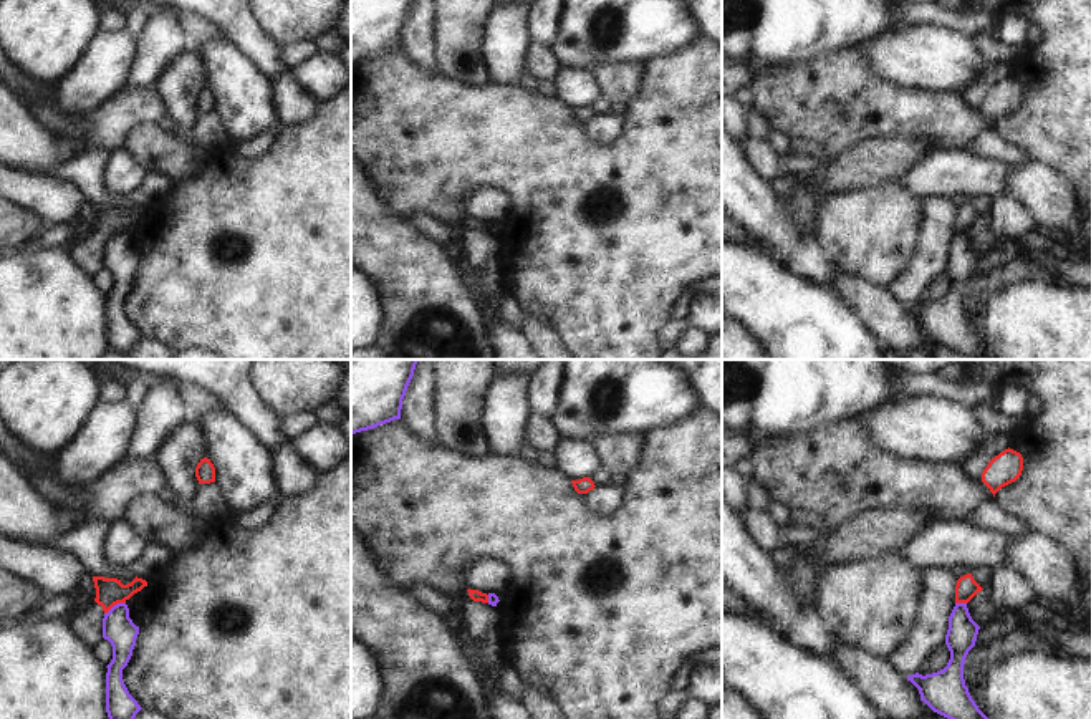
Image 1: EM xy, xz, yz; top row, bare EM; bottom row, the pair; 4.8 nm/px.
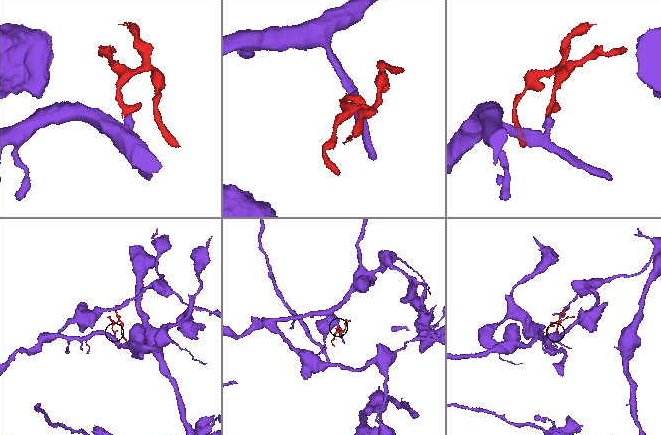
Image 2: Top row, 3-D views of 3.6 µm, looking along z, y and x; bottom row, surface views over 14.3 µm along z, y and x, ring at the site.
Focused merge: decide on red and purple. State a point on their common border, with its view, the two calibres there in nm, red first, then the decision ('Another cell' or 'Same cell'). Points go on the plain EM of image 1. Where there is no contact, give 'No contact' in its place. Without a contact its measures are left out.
Touches red at xy (115, 232). Thickness 140 nm (red) against 160 nm. Another cell

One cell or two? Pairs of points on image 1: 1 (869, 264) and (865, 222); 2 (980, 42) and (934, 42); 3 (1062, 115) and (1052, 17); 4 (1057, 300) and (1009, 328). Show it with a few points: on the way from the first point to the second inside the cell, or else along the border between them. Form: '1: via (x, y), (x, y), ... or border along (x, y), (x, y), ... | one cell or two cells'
1: via (869, 254), (869, 232) | one cell
2: border along (969, 37), (972, 45), (987, 60) | two cells
3: via (1062, 90), (1062, 42) | one cell
4: via (1045, 312), (1032, 325), (1020, 325) | one cell

